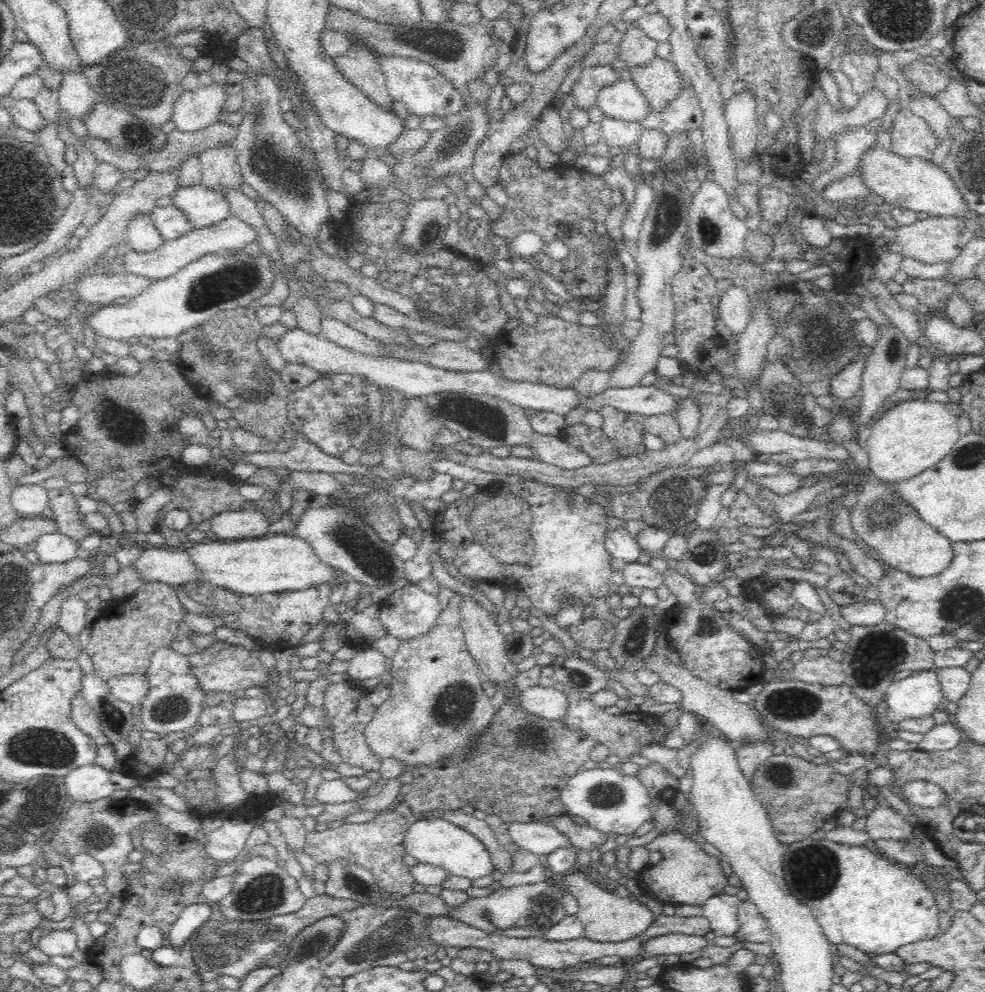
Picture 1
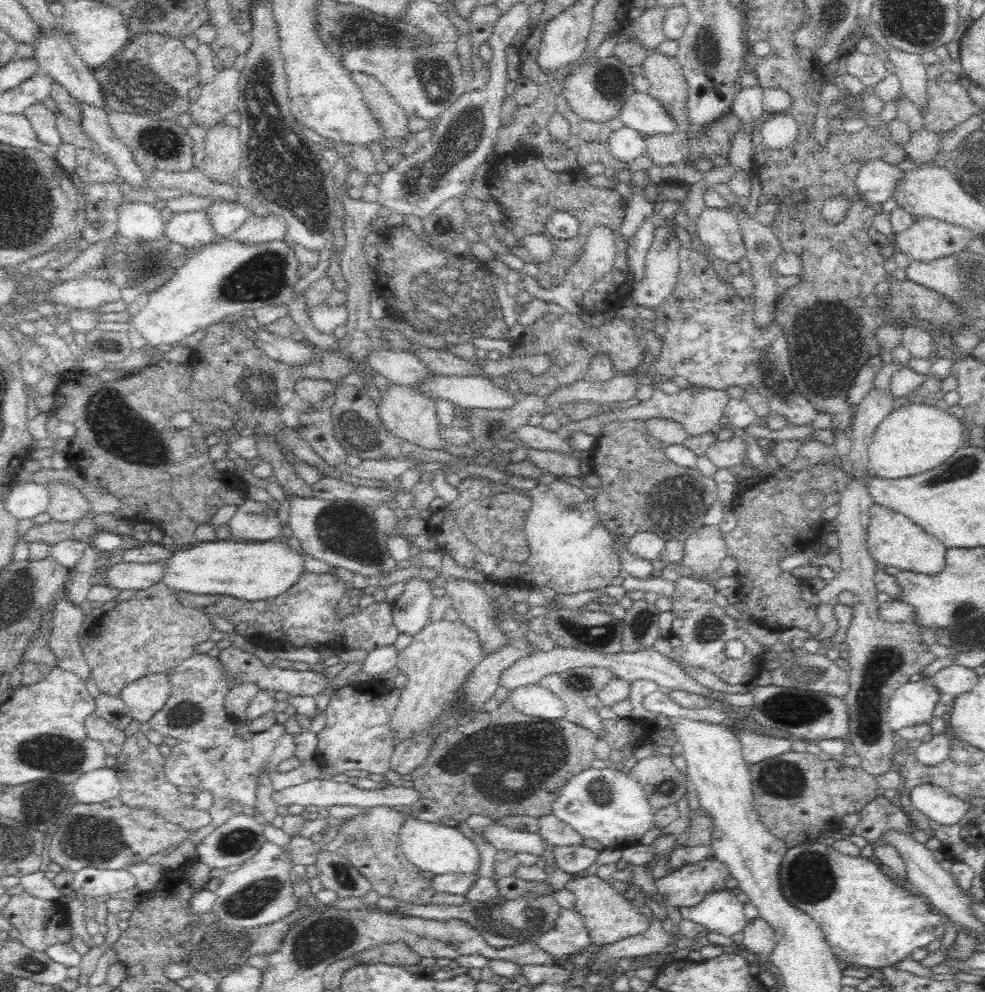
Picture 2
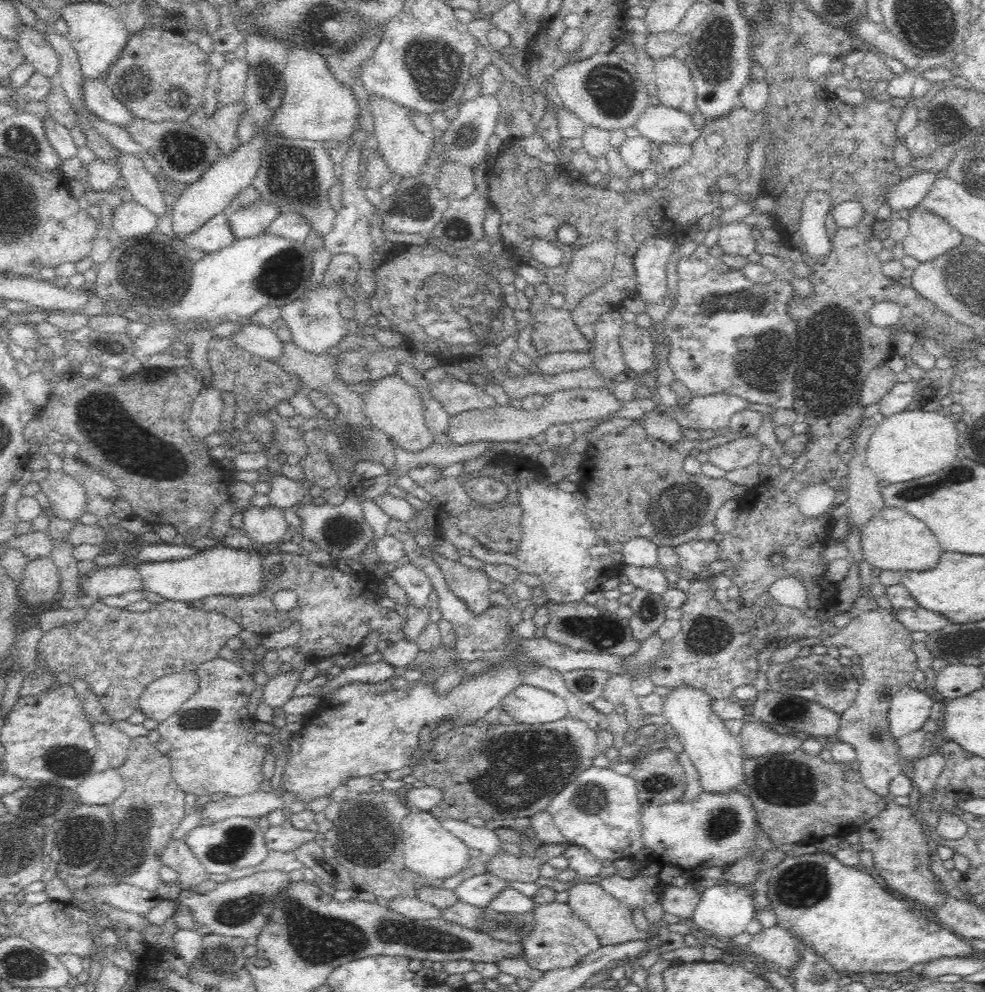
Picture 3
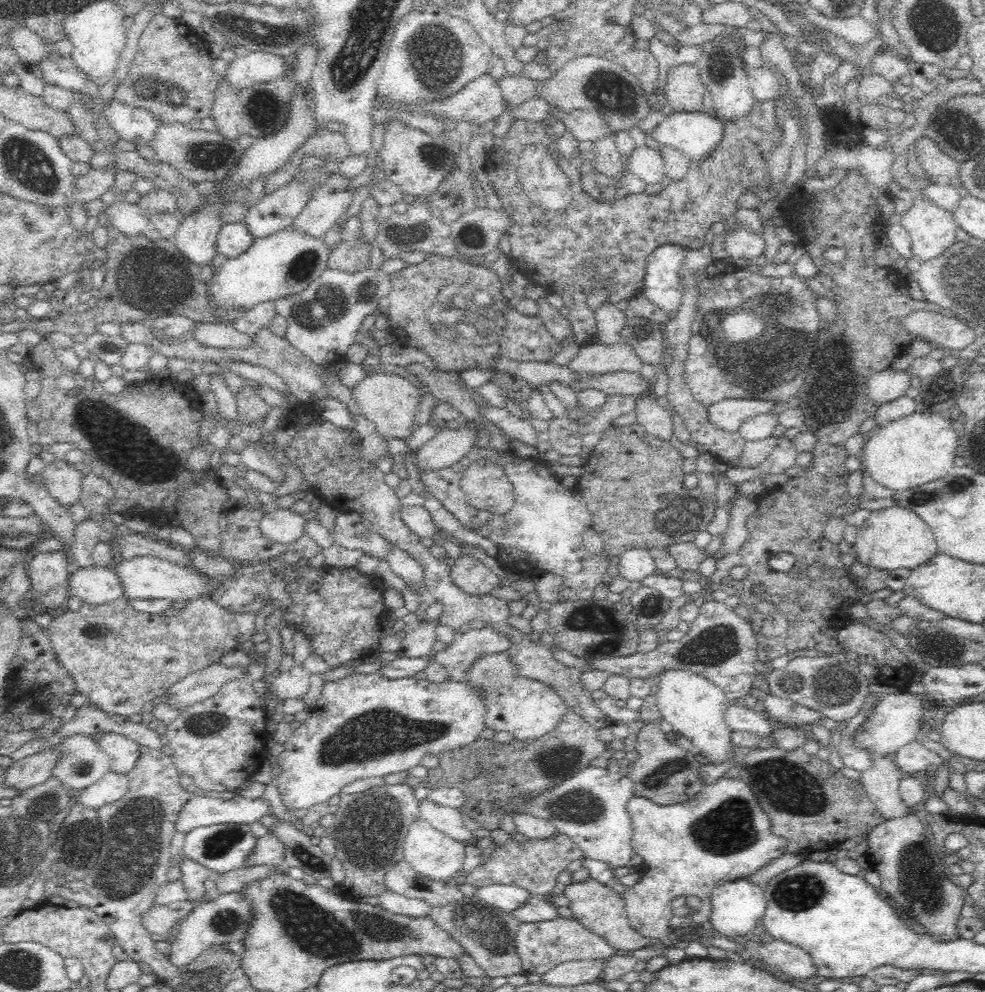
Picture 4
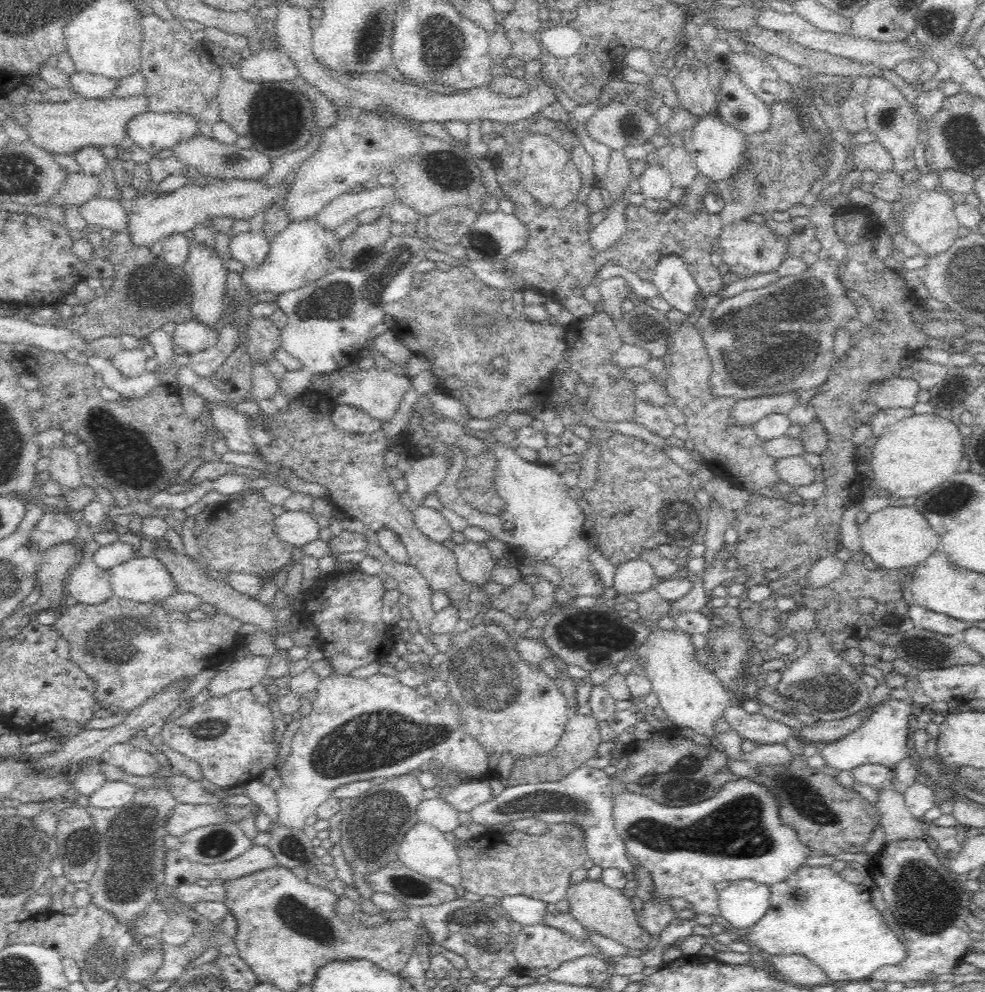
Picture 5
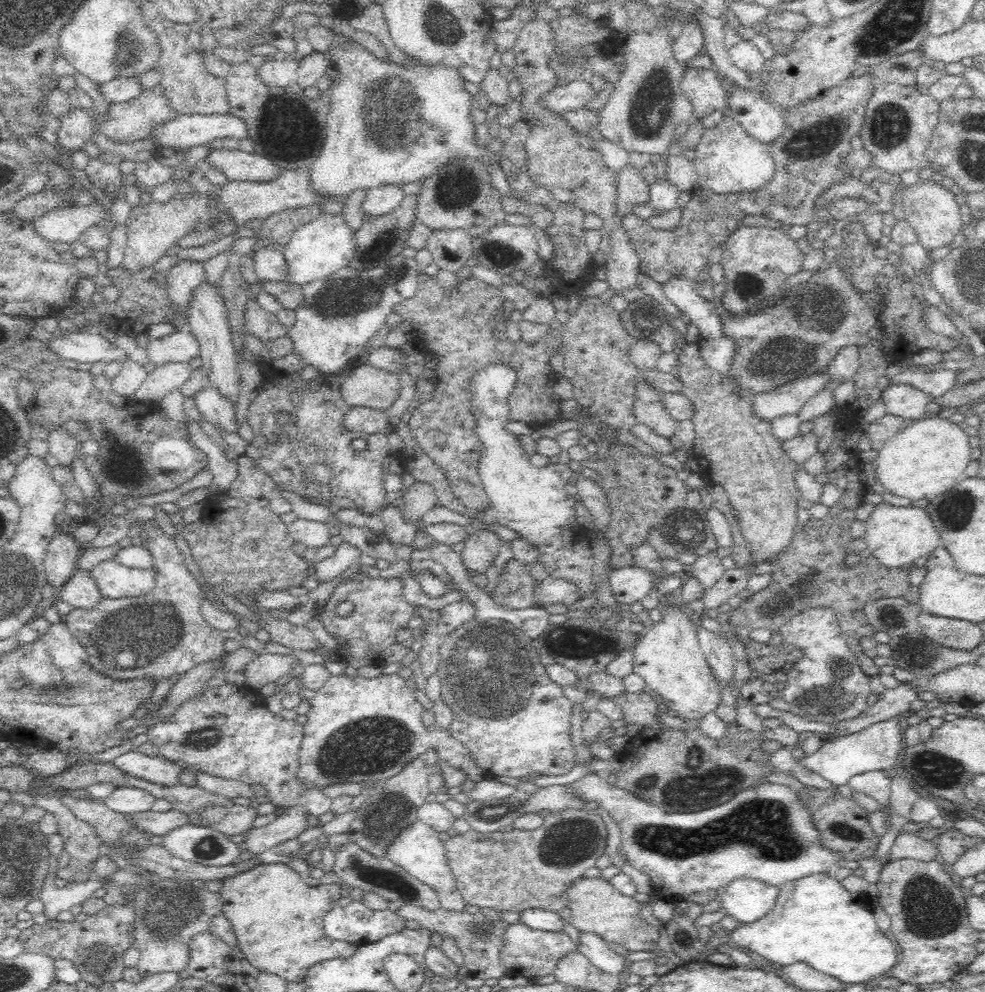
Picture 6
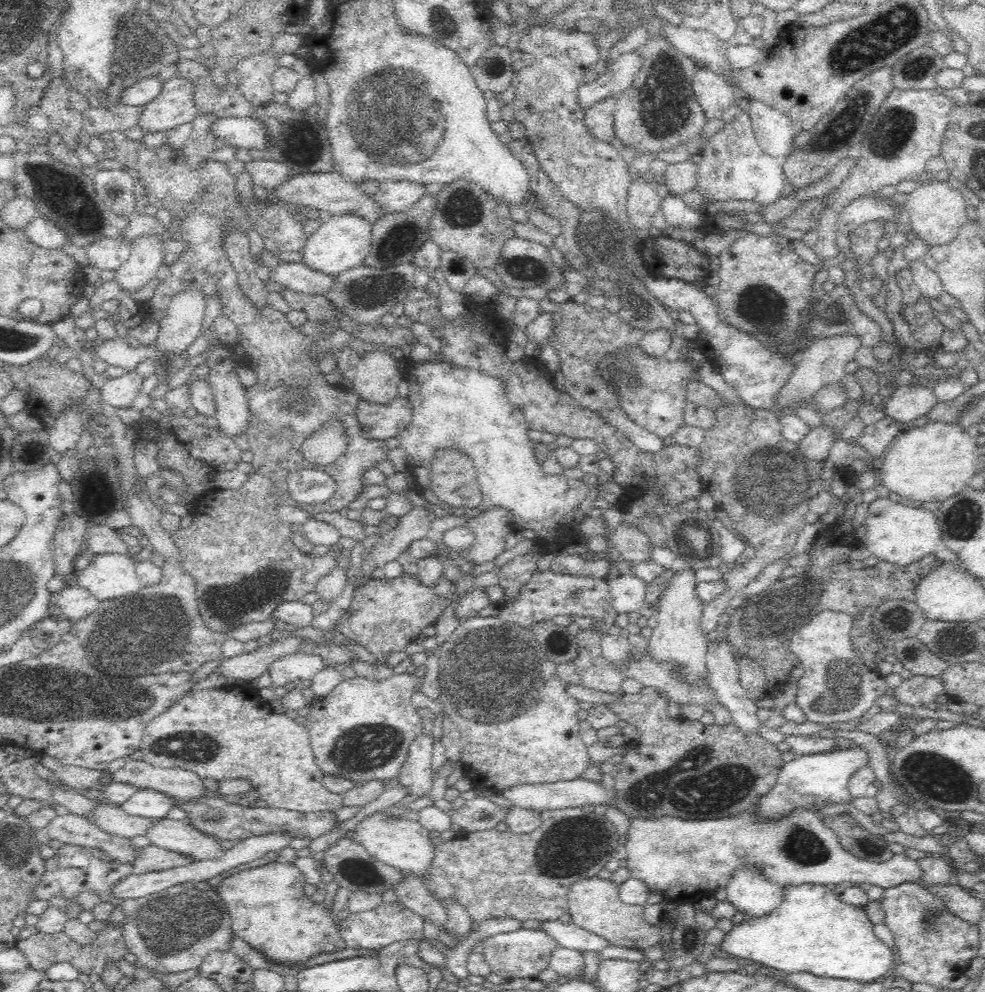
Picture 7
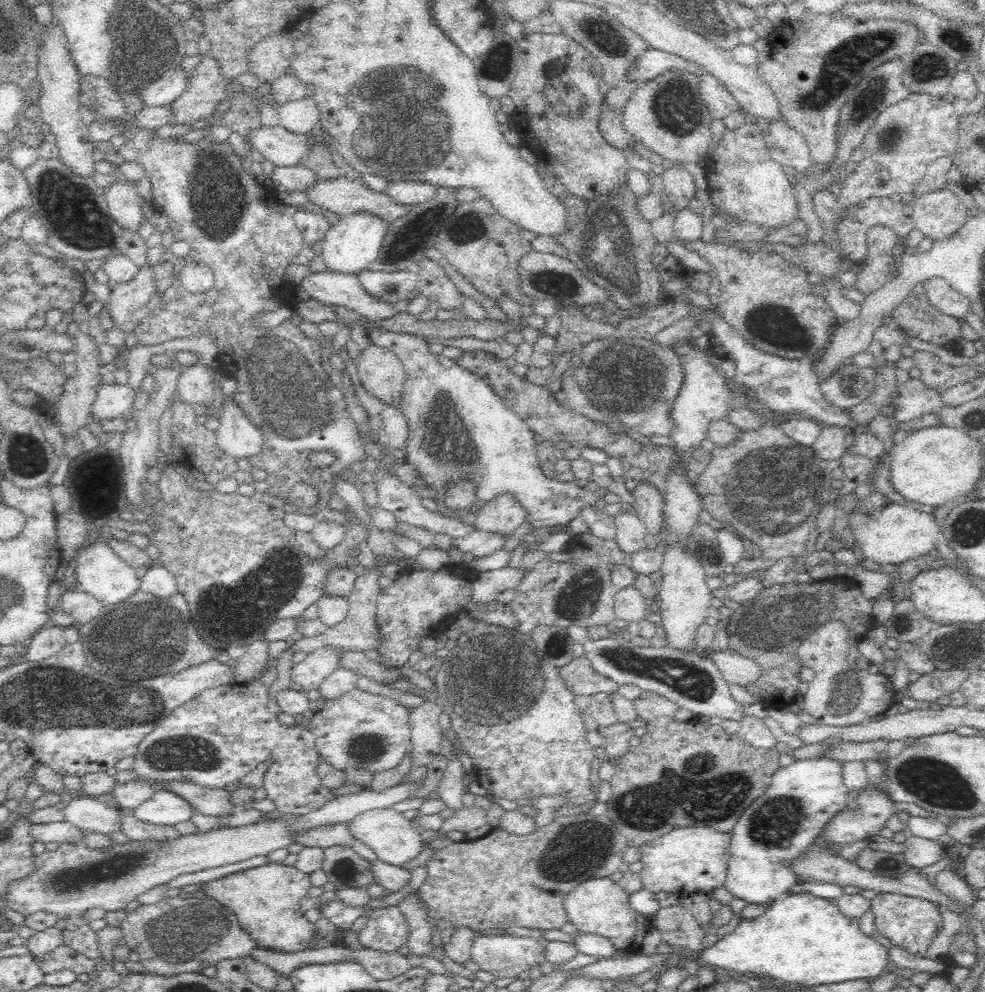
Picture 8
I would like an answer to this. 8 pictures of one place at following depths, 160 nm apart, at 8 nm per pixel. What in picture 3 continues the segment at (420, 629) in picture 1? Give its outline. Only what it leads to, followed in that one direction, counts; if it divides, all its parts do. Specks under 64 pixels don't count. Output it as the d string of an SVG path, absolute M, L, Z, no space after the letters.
M401 560L399 566L391 572L391 576L410 599L408 608L422 609L429 605L428 597L432 592L431 580L412 561Z

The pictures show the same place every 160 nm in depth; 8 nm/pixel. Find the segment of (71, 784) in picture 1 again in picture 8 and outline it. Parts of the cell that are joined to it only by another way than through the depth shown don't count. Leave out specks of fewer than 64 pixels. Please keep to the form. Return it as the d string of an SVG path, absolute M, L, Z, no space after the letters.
M157 790L143 805L135 808L133 814L138 820L148 824L170 825L188 822L197 810L175 792Z

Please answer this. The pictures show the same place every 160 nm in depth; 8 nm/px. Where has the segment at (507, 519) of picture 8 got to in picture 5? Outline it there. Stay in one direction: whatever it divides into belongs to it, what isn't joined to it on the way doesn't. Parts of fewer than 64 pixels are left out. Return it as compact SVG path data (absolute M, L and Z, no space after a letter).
M465 540L453 546L460 576L470 584L484 584L494 570L496 559L486 543Z

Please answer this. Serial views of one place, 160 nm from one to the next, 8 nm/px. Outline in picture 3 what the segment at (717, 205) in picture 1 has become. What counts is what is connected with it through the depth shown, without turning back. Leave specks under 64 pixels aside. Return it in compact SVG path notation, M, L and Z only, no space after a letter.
M741 221L726 225L719 230L717 243L722 253L734 256L750 256L756 251L756 241L752 237L752 227Z

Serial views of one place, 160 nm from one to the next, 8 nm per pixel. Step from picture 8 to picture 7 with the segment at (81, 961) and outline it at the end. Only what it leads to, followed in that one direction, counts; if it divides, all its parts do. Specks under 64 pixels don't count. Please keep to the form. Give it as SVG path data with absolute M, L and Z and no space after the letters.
M108 921L105 922L105 927L101 933L97 934L94 942L91 945L78 945L76 941L70 939L64 931L44 935L42 933L35 933L25 941L17 941L16 947L26 955L30 960L31 967L40 971L47 971L51 966L58 963L70 963L80 974L99 974L101 975L105 970L106 960L113 960L117 962L128 953L126 945L124 944L122 929L114 929Z

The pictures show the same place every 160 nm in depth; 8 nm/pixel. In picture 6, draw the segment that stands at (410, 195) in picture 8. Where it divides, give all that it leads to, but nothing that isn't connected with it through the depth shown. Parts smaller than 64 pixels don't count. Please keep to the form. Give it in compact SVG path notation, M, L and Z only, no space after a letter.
M392 184L368 189L361 210L371 217L384 216L384 214L394 212L396 208L400 208L400 204L407 196L401 187L402 185Z

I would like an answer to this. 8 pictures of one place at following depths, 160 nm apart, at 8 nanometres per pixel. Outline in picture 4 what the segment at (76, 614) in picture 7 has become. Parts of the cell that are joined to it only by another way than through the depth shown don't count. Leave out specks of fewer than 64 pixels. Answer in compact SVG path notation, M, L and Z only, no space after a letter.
M97 567L72 569L69 578L69 597L76 596L86 605L99 606L123 597L122 581L113 568Z

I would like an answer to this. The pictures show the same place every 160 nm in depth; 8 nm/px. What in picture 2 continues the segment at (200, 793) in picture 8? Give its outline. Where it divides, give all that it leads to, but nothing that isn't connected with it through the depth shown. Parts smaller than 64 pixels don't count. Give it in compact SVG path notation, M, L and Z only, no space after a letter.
M96 714L85 720L88 736L105 749L107 757L117 759L127 740L127 730L110 724L106 719Z

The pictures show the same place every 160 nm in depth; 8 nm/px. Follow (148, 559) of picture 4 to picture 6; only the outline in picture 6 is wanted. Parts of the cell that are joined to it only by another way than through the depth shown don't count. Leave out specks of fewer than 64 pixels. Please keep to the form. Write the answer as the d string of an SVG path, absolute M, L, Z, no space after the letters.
M110 558L93 566L90 575L103 598L126 599L150 592L154 586L154 570L128 568L116 558Z

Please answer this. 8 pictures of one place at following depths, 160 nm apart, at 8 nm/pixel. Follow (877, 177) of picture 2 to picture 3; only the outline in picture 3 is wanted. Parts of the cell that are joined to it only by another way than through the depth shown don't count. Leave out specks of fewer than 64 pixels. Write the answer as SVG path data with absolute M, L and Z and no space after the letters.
M918 172L907 180L894 181L893 184L889 184L894 188L886 194L886 201L892 207L892 211L912 210L920 206L924 198L934 190L936 182L938 176L932 172Z

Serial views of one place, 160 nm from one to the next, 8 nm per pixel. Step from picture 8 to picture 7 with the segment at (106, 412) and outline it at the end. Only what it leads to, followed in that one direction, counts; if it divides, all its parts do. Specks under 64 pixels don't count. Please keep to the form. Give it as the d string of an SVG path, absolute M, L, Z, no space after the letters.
M128 371L118 378L106 378L100 388L104 404L116 410L132 407L142 382L142 377L136 371Z

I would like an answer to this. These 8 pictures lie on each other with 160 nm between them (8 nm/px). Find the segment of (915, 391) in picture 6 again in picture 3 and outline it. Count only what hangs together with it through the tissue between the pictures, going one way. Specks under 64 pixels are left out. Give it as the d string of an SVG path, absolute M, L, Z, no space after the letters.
M887 364L880 365L864 379L860 395L860 404L863 407L873 403L878 404L897 383L896 373Z

